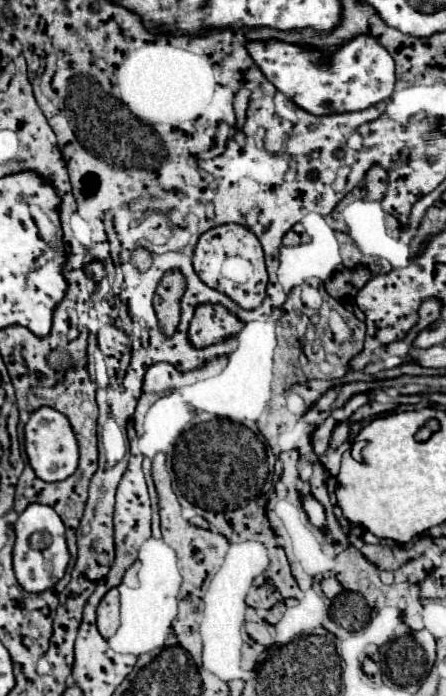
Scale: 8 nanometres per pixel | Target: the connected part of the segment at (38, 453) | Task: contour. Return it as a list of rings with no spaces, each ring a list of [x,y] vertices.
[[[30,417],[24,427],[26,453],[36,477],[42,481],[62,481],[78,467],[78,441],[68,417]]]

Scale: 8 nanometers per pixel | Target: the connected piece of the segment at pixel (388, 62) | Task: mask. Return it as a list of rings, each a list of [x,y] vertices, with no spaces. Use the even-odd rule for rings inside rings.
[[[356,37],[342,45],[328,65],[320,63],[318,53],[280,41],[254,41],[250,43],[250,55],[258,61],[262,73],[270,77],[280,93],[314,115],[360,111],[380,101],[388,101],[394,91],[394,59],[386,53],[386,49],[382,49],[382,45],[378,45],[378,41],[370,41],[370,37]]]

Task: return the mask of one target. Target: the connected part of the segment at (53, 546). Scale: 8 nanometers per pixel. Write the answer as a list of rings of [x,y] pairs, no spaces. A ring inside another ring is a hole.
[[[30,505],[24,513],[20,513],[18,521],[14,523],[14,531],[16,531],[14,573],[18,583],[28,593],[40,593],[40,591],[52,589],[64,577],[68,559],[70,559],[70,553],[66,547],[66,535],[64,535],[66,529],[62,519],[48,505]]]

